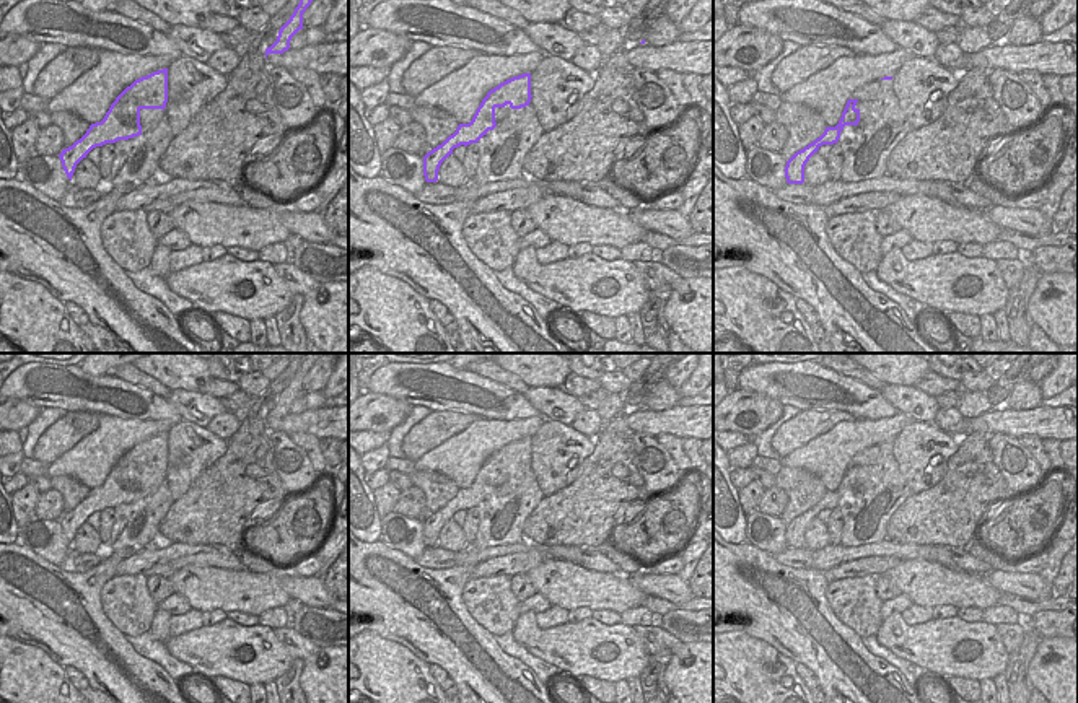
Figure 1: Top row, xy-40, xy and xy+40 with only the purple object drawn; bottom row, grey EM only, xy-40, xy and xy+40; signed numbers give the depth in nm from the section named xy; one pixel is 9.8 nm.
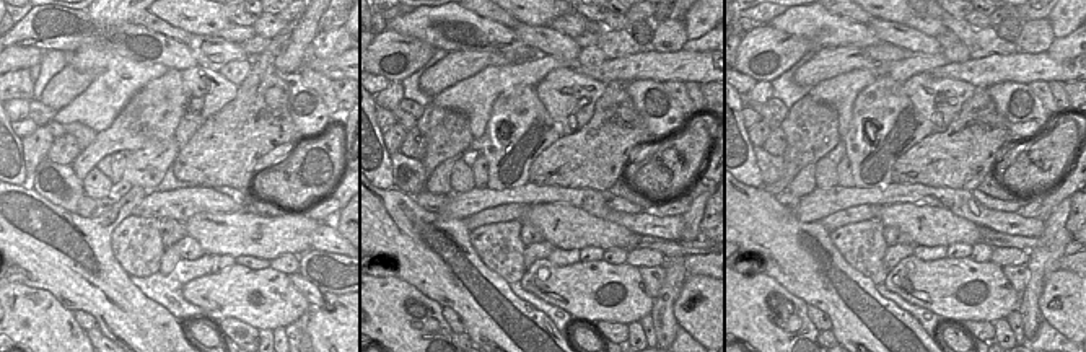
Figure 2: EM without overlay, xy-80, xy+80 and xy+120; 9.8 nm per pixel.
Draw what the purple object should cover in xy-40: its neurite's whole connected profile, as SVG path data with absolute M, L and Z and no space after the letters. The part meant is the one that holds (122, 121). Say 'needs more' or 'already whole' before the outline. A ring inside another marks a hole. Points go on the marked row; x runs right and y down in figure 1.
already whole; M168 68L135 80L111 104L101 122L91 124L86 133L59 155L67 177L72 181L77 164L106 143L142 135L140 111L163 109L168 103Z

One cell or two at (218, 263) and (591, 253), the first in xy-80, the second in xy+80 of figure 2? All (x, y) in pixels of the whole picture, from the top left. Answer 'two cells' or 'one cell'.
one cell

